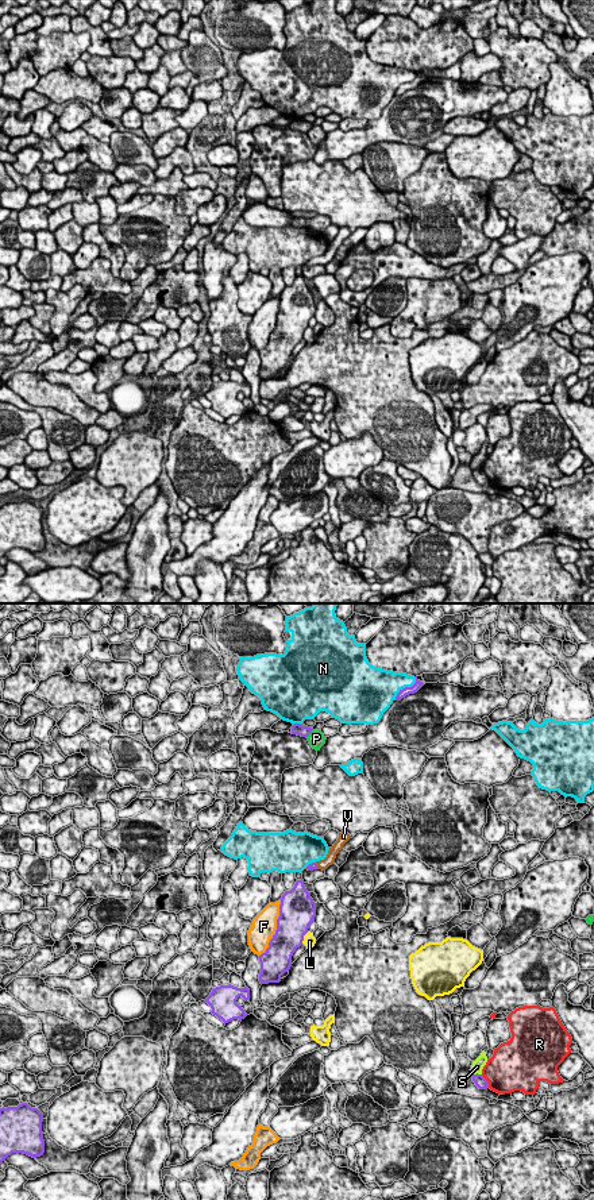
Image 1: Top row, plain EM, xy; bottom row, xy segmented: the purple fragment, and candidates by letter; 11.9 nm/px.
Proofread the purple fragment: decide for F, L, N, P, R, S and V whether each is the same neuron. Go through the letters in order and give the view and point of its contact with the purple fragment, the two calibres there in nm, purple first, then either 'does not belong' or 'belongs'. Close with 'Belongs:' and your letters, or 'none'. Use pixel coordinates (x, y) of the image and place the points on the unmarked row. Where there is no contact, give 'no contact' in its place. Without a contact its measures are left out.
F: contact xy (277, 324); calibres 380 and 300 nm; does not belong
L: contact xy (303, 332); calibres 380 and 140 nm; does not belong
N: contact xy (405, 83); calibres 100 and 360 nm; does not belong
P: contact xy (311, 127); calibres 130 and 200 nm; does not belong
R: contact xy (486, 477); calibres 140 and 480 nm; does not belong
S: contact xy (477, 469); calibres 140 and 140 nm; does not belong
V: contact xy (316, 261); calibres 90 and 130 nm; belongs
Belongs: V

